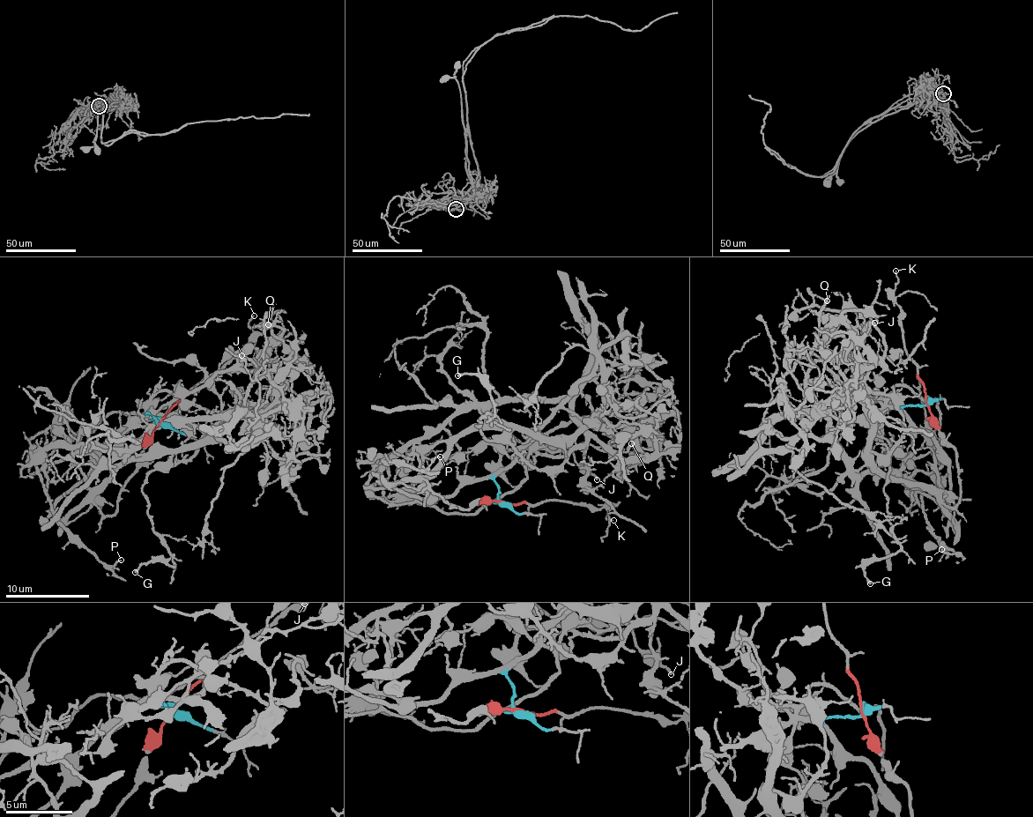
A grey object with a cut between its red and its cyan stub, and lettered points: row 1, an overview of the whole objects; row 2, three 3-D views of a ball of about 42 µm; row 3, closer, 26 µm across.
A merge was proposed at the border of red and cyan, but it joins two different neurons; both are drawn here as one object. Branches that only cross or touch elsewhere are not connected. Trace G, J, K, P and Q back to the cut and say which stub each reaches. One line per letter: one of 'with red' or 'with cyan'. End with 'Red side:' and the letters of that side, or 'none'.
G: with cyan
J: with cyan
K: with red
P: with cyan
Q: with cyan
Red side: K

